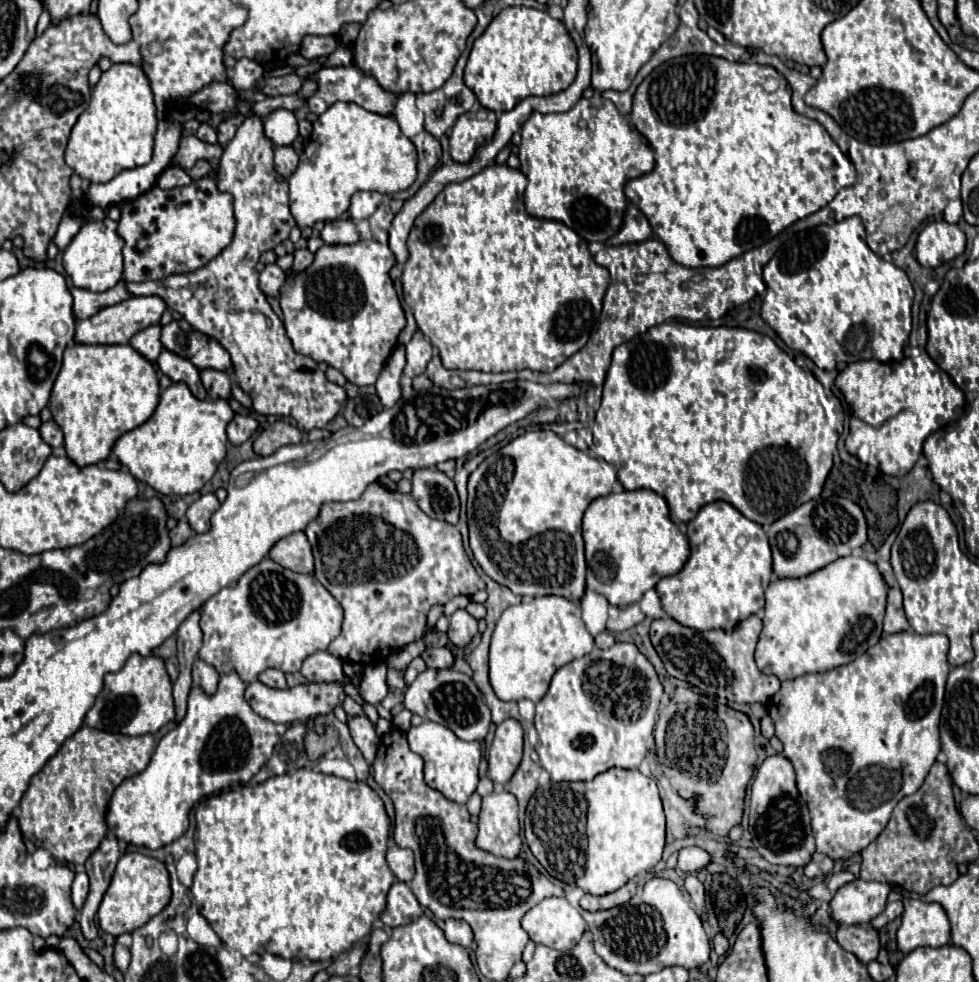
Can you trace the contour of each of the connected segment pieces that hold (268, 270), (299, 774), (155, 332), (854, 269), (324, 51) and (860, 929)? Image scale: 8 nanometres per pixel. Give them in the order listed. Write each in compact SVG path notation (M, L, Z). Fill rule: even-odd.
M266 264L260 272L260 288L268 296L278 296L280 286L286 282L286 272L276 264Z
M300 768L294 774L274 776L262 784L246 784L240 788L232 788L214 796L204 798L196 806L196 836L195 855L198 858L198 872L196 872L192 888L192 896L196 902L198 912L208 920L212 930L220 936L220 940L244 956L250 954L276 954L288 960L330 960L346 950L350 950L356 942L372 932L372 922L384 912L386 908L386 894L394 884L394 874L386 862L386 844L390 836L390 818L384 810L384 802L380 796L366 784L366 782L350 782L338 776L314 772L310 768Z
M148 326L140 332L136 332L132 338L130 338L130 346L142 354L148 362L156 362L156 358L160 356L162 352L162 342L160 342L160 326Z
M852 216L836 224L820 224L790 236L772 260L764 266L766 296L762 302L762 318L778 332L782 342L804 352L818 368L836 370L840 364L858 360L900 360L904 344L910 336L914 290L904 270L876 256L866 244L866 232L860 218Z
M308 36L304 38L302 50L308 54L308 60L316 60L322 56L330 56L338 48L338 40L334 36Z
M842 926L836 932L836 940L844 950L856 954L862 962L876 960L880 950L878 934L870 926Z

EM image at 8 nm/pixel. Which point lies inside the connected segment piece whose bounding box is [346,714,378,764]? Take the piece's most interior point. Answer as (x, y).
(365, 737)

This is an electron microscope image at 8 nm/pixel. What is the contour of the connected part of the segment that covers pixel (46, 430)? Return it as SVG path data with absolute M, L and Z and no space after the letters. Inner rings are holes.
M48 420L48 422L44 422L40 428L40 436L42 436L42 440L48 444L48 446L52 446L52 448L58 448L58 446L62 446L62 442L64 442L64 436L62 436L62 430L60 430L60 426L54 422L54 420Z

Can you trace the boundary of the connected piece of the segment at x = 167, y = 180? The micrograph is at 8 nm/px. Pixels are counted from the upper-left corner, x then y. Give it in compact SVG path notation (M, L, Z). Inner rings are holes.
M172 164L168 166L160 178L158 178L158 186L164 188L164 190L170 190L170 188L176 188L176 186L186 186L188 182L192 182L192 178L186 174L186 170L182 170L180 166Z

